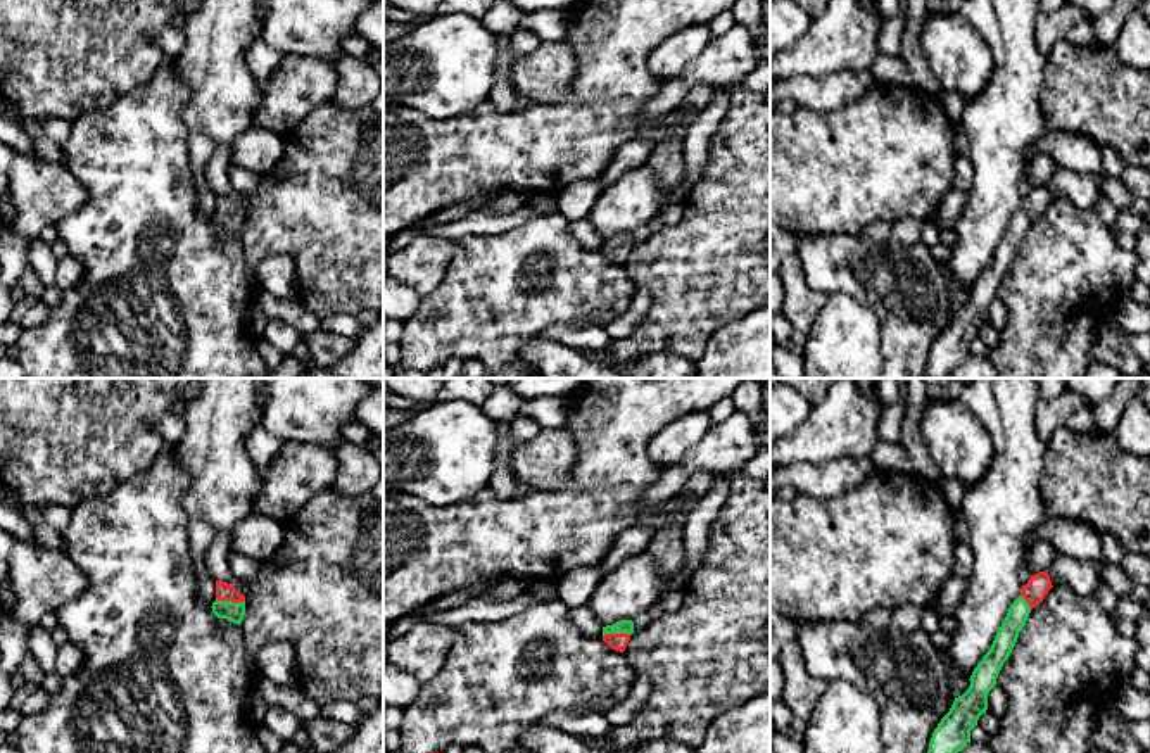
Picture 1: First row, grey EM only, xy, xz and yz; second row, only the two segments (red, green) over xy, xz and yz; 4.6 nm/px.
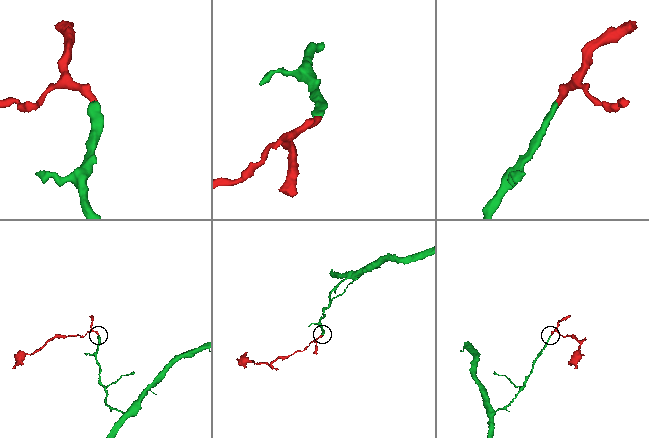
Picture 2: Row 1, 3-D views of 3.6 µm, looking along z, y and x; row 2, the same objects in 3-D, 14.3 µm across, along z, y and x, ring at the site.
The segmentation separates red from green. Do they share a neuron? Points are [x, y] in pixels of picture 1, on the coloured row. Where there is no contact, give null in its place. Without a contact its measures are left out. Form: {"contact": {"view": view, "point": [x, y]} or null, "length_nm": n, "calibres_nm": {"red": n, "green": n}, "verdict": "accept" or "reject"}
{"contact": {"view": "xy", "point": [230, 600]}, "length_nm": 140, "calibres_nm": {"red": 90, "green": 90}, "verdict": "accept"}

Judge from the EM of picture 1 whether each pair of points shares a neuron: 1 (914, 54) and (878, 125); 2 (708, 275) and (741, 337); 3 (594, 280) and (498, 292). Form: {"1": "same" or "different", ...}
{"1": "different", "2": "different", "3": "same"}

